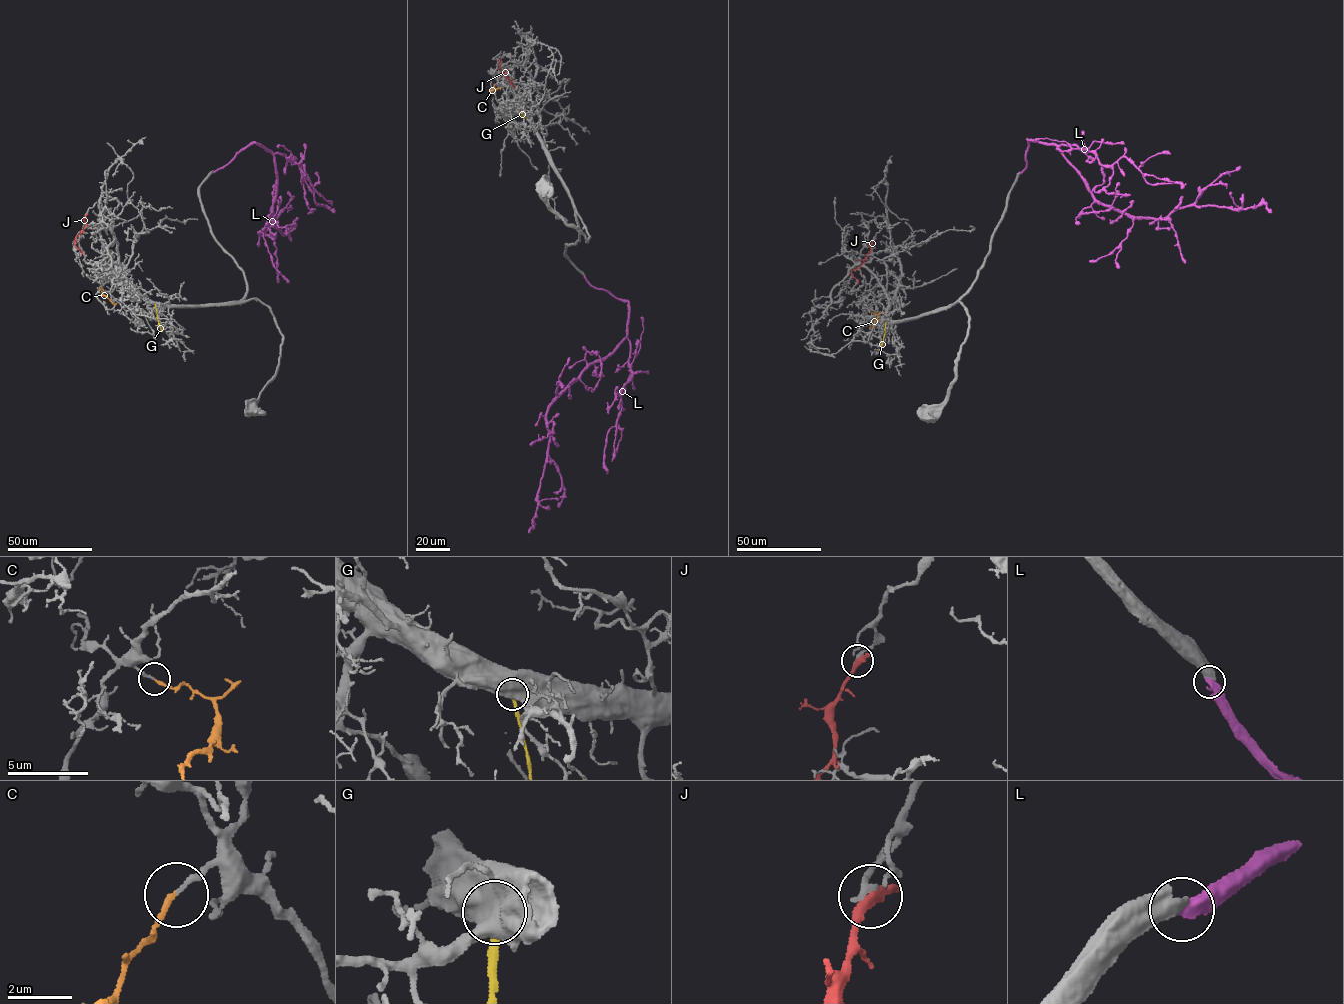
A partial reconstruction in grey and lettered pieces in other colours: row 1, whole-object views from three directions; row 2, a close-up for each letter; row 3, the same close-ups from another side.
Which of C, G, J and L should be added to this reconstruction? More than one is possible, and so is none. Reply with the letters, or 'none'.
C

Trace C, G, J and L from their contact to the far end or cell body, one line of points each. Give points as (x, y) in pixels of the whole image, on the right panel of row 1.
C: (871, 312), (877, 317), (871, 326)
G: (885, 323), (879, 350)
J: (873, 240), (864, 262), (851, 272), (857, 282)
L: (1020, 173), (1027, 139), (1055, 145), (1095, 198), (1136, 217), (1190, 205), (1264, 203), (1271, 212)

